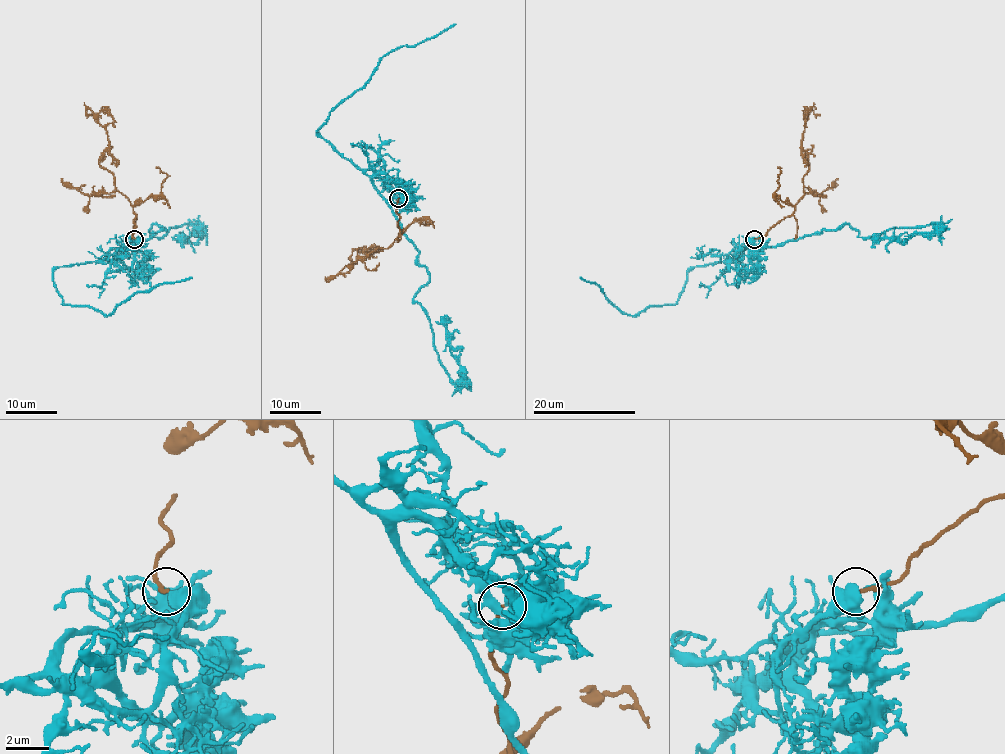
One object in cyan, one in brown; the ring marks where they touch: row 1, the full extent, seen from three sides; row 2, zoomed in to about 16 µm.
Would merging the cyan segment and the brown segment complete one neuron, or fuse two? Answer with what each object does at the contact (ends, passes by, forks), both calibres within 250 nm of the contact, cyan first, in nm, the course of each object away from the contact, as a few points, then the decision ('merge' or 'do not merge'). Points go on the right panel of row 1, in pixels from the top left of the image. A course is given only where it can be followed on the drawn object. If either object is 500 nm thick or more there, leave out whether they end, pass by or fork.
cyan passes by; brown ends there; 360 nm thick on the cyan side, 150 nm on the other; cyan runs (754, 238), (732, 259), (747, 249), (849, 224), (859, 237), (938, 224), (933, 232), (880, 238), (871, 247); brown runs (754, 238), (793, 213), (804, 193), (804, 110), (820, 115); do not merge

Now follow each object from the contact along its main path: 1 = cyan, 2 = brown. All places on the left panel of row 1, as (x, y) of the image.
1: (135, 238), (110, 259), (165, 229), (153, 224), (155, 237), (192, 224), (181, 247)
2: (134, 238), (133, 205), (101, 165), (99, 156), (108, 140), (104, 128), (93, 115)

